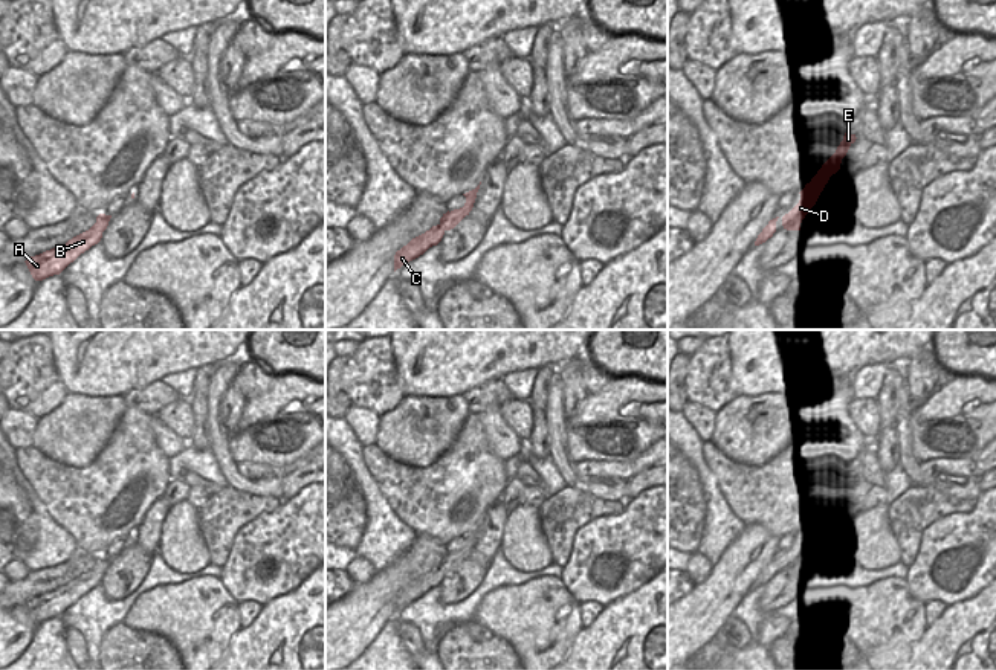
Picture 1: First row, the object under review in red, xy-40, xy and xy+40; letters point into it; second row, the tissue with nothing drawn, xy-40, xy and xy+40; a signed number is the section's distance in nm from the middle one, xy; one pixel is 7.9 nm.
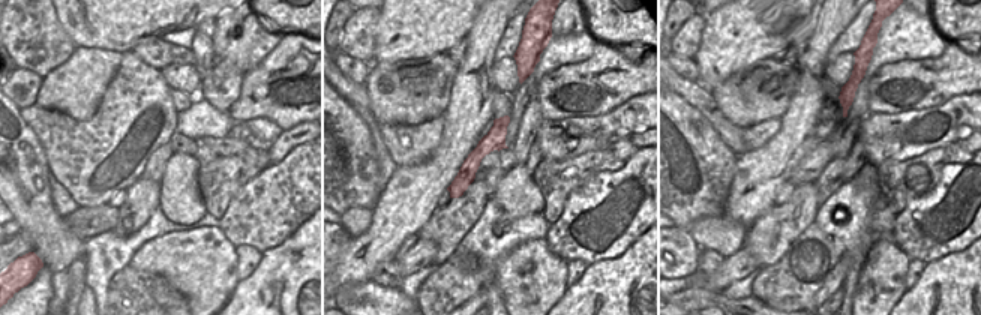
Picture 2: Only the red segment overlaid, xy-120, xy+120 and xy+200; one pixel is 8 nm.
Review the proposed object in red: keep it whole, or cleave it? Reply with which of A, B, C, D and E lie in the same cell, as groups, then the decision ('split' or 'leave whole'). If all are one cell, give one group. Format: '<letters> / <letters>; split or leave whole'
A B C D E; leave whole

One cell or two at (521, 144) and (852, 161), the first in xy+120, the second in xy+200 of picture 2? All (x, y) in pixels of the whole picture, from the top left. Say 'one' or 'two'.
one

